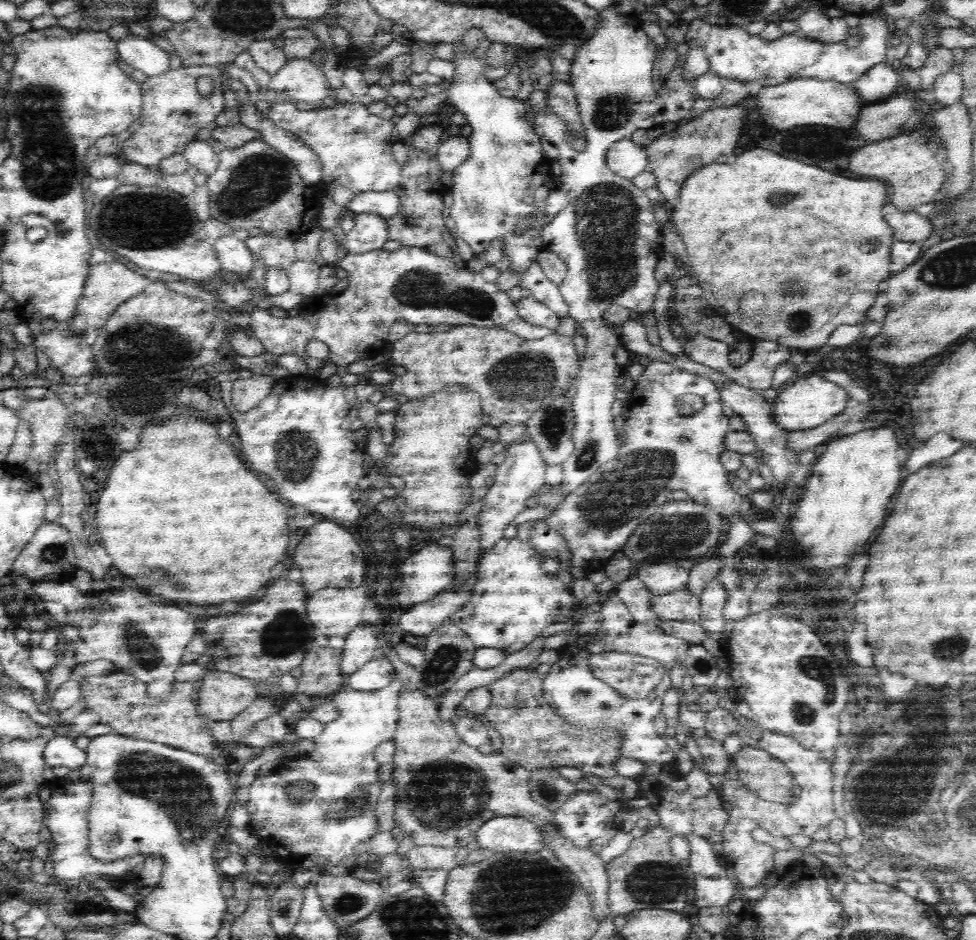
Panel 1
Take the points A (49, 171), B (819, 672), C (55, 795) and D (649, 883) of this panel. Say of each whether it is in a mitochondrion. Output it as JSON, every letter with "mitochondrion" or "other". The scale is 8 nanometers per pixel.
{"A":"mitochondrion","B":"mitochondrion","C":"other","D":"mitochondrion"}

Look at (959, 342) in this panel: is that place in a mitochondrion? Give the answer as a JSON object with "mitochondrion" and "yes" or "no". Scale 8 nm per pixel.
{"mitochondrion":"no"}

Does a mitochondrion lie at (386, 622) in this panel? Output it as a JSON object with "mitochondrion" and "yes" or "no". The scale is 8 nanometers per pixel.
{"mitochondrion":"no"}

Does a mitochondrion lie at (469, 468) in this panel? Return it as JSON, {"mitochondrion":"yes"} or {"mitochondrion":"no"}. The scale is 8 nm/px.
{"mitochondrion":"no"}

